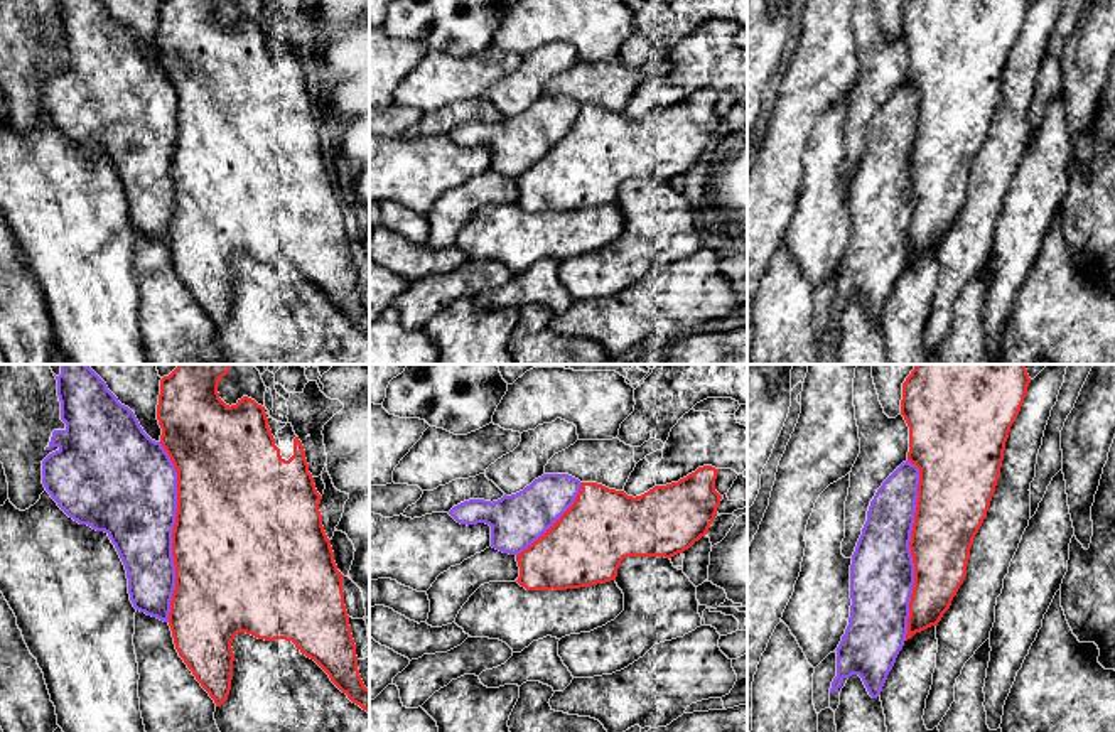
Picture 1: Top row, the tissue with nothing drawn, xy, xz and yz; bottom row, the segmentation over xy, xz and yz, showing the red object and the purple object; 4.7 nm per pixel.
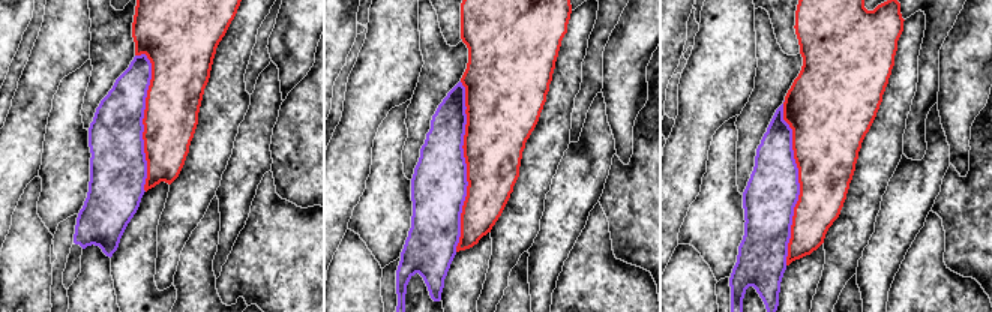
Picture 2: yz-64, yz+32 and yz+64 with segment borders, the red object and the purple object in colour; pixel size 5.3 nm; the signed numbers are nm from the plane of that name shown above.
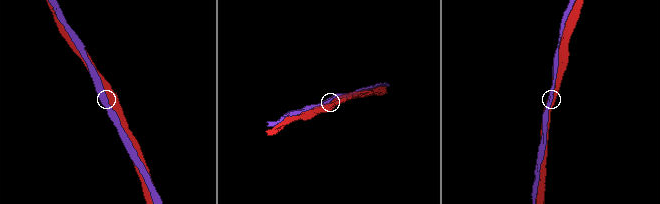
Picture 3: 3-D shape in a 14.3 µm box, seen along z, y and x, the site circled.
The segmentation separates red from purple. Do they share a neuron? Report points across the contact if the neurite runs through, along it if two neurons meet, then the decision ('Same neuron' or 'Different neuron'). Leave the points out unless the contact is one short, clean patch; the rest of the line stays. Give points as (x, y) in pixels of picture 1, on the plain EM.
Different neuron

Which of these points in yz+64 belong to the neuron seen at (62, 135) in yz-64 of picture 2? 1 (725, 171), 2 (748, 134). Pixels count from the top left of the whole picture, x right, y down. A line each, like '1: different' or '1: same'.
1: same
2: different

